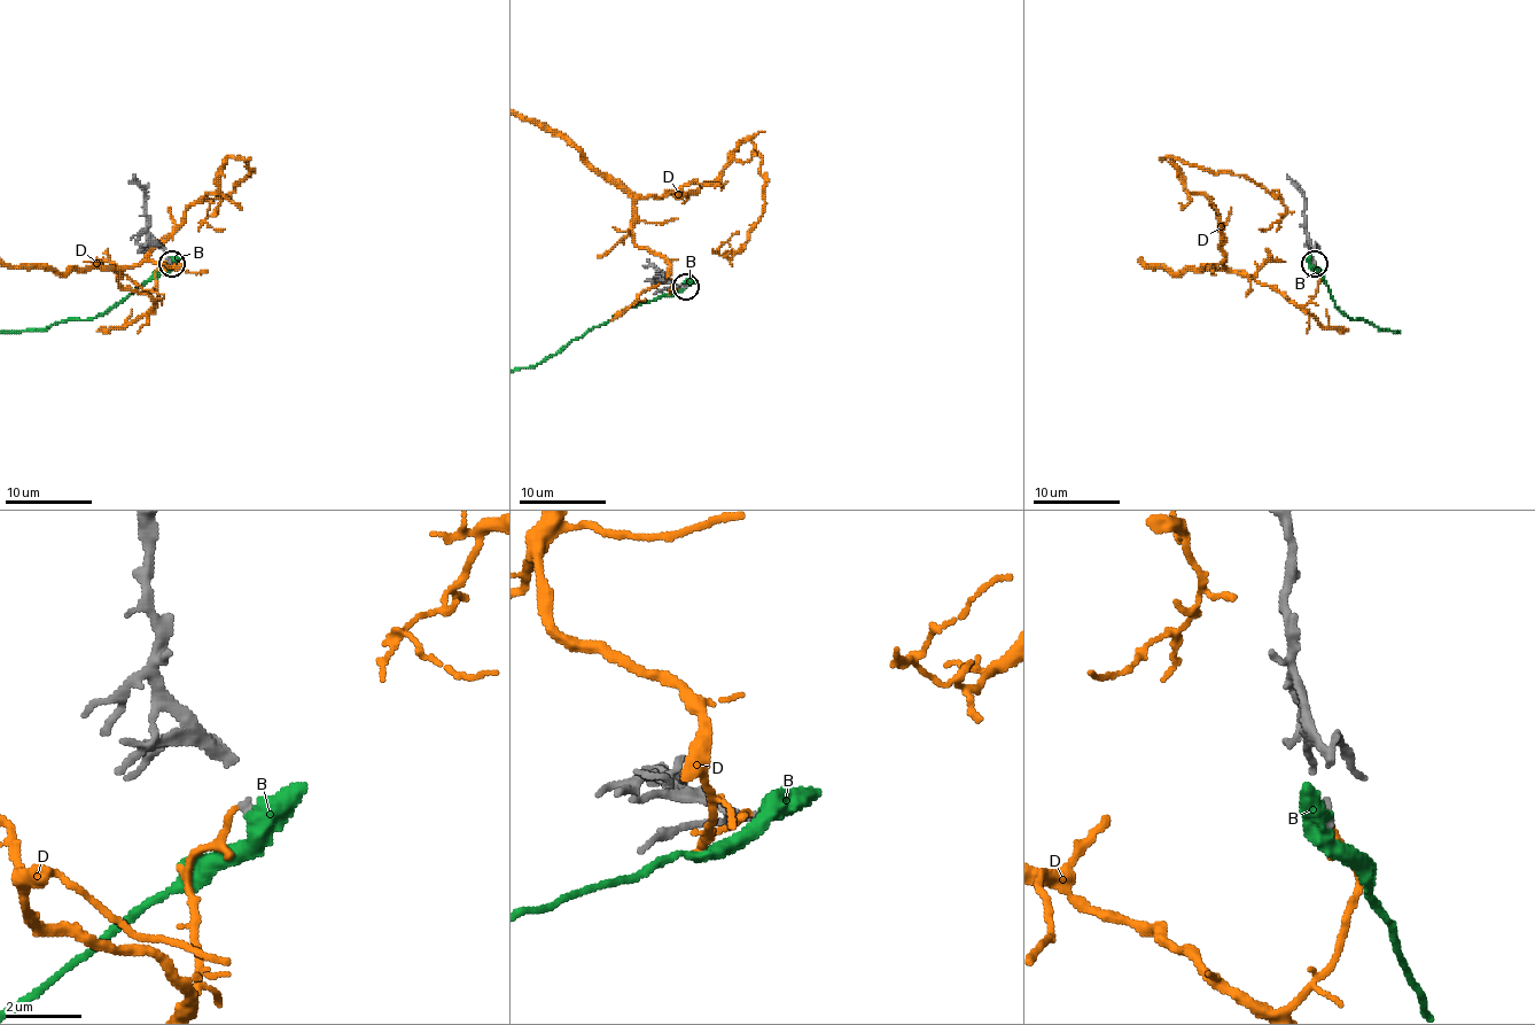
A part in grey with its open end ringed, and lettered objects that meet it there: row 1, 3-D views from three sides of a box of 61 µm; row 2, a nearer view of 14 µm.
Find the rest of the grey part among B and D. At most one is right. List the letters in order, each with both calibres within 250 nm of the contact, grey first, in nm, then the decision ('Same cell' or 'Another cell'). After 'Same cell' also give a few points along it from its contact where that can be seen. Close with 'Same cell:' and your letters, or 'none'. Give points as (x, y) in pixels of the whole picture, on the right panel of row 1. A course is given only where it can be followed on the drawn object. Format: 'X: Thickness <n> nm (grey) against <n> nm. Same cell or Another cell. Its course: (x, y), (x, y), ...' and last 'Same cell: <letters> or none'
B: Thickness 220 nm (grey) against 500 nm. Another cell
D: Thickness 220 nm (grey) against 150 nm. Another cell
Same cell: none

